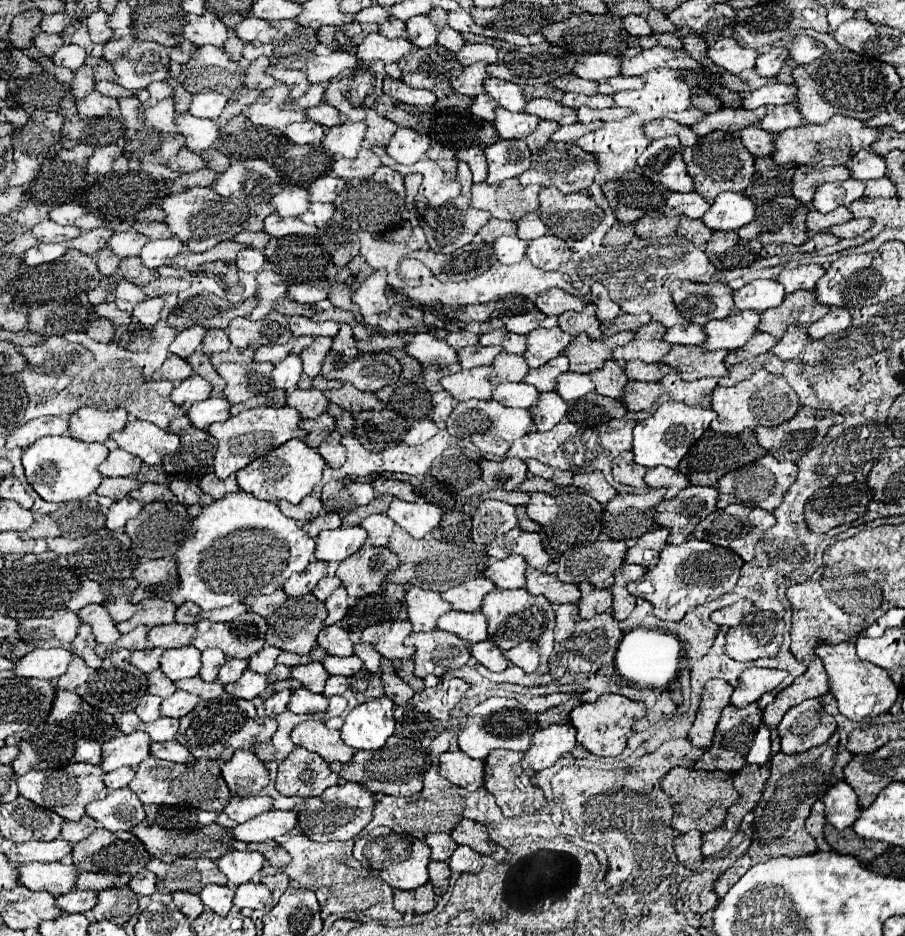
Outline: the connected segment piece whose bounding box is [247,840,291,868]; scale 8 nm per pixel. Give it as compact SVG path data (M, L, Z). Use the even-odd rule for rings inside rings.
M269 840L269 842L261 842L261 844L247 844L247 850L257 850L265 856L265 860L275 866L275 868L281 868L281 866L287 866L291 862L291 856L275 842L275 840Z

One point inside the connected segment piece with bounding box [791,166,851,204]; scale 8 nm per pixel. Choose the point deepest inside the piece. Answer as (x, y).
(806, 179)

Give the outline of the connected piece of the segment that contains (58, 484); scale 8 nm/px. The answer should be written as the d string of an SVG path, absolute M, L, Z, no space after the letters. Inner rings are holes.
M45 436L25 448L21 460L27 482L43 500L69 502L81 500L95 492L95 488L101 484L101 474L97 472L97 466L107 458L107 454L109 448L105 444L87 444L69 436Z

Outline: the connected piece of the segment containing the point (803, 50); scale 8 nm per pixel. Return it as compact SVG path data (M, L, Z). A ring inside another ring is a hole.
M795 36L793 46L789 48L789 58L797 64L809 64L825 54L825 46L809 36Z

